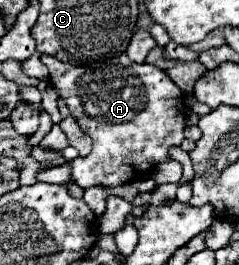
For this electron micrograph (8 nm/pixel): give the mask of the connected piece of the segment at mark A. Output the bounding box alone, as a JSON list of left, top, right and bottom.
[52,55,186,189]

